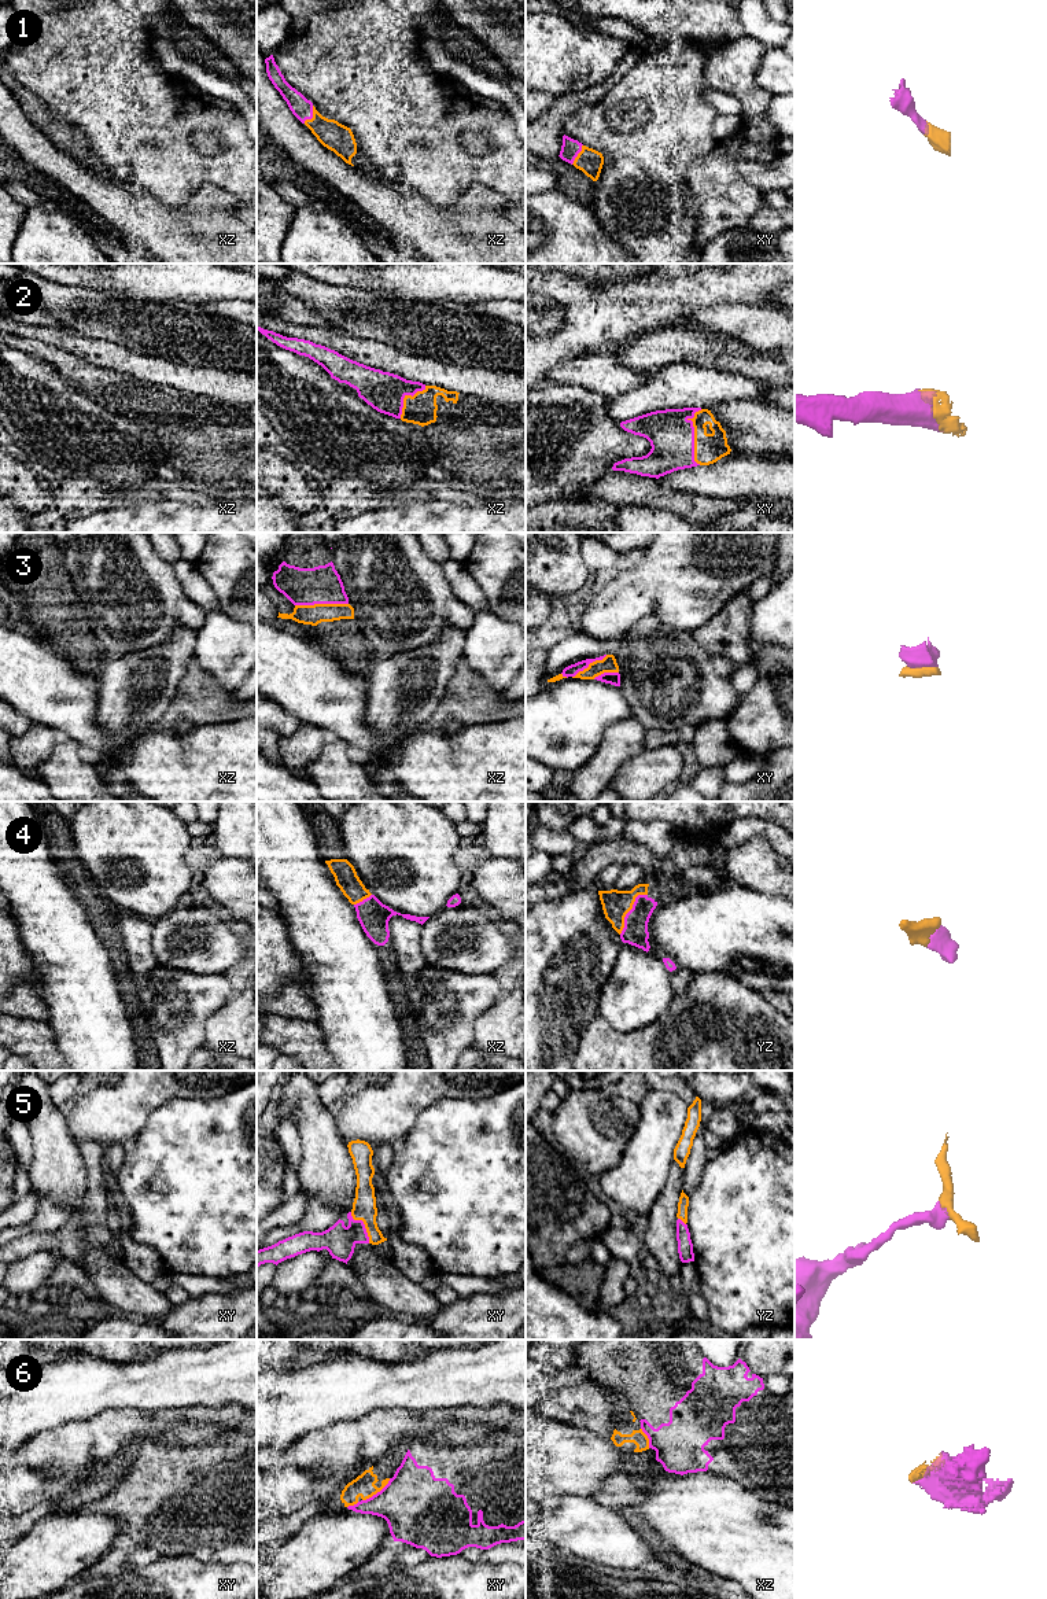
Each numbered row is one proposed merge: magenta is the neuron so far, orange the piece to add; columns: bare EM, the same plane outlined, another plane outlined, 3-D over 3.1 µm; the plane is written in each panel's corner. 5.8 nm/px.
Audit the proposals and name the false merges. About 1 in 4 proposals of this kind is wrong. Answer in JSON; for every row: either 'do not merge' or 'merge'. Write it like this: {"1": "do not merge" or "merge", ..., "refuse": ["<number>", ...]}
{"1": "merge", "2": "merge", "3": "merge", "4": "merge", "5": "merge", "6": "do not merge", "refuse": ["6"]}

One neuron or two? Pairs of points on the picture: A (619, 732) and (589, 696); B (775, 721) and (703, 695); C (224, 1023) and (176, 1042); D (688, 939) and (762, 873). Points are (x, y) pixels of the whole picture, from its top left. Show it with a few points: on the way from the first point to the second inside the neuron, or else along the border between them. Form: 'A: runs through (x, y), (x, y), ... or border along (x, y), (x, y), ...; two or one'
A: border along (631, 715), (615, 721), (605, 732), (596, 751); two
B: border along (740, 696), (737, 707), (723, 721); two
C: border along (228, 1001), (205, 1023); two
D: border along (732, 880), (756, 891), (778, 895); two

